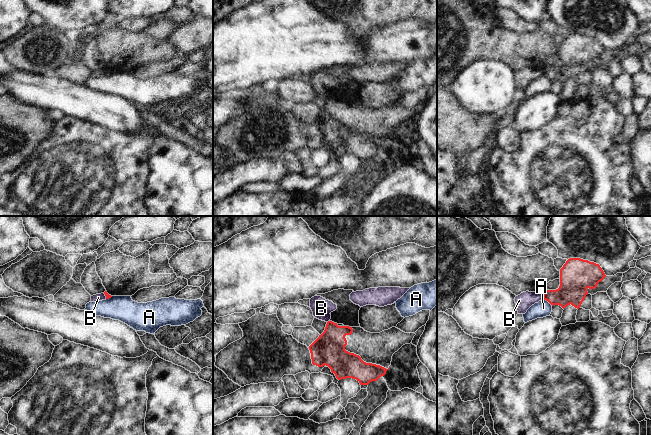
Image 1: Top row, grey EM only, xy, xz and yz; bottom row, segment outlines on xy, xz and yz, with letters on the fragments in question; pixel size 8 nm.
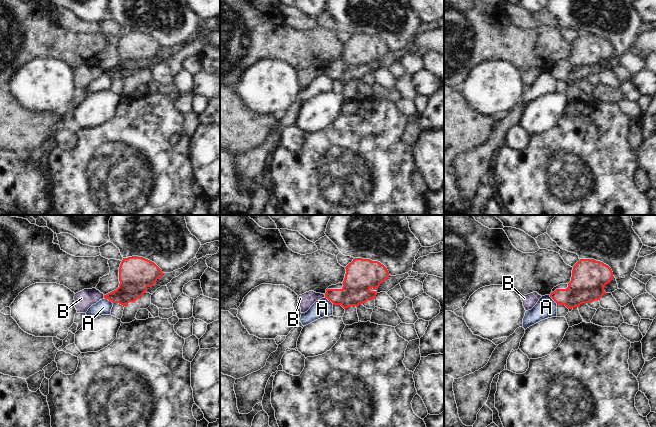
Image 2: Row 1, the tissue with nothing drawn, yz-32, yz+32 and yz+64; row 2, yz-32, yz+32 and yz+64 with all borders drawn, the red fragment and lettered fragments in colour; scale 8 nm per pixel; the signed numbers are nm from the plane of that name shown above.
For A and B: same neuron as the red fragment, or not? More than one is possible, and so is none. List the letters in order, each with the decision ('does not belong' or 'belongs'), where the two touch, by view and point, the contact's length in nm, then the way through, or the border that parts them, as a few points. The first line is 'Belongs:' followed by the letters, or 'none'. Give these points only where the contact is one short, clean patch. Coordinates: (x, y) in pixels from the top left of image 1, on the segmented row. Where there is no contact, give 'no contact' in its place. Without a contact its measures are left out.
Belongs: none
A: does not belong | yz (548, 301) | 100 nm | along yz (543, 298), (552, 305)
B: does not belong | yz (543, 295) | 60 nm | along yz (541, 292), (543, 298)

